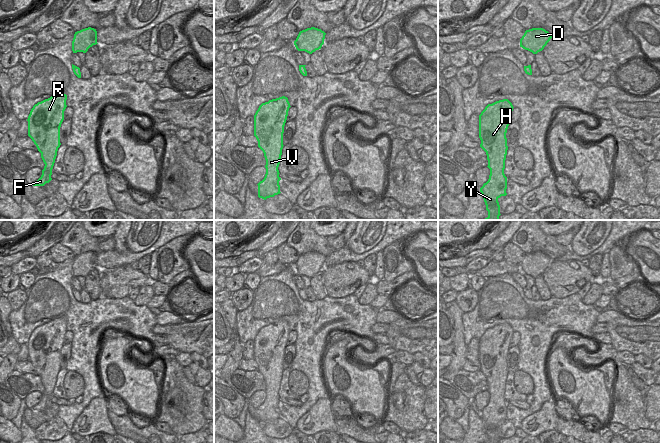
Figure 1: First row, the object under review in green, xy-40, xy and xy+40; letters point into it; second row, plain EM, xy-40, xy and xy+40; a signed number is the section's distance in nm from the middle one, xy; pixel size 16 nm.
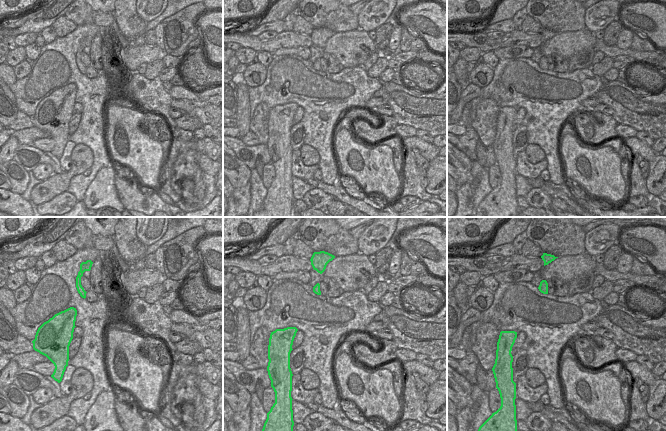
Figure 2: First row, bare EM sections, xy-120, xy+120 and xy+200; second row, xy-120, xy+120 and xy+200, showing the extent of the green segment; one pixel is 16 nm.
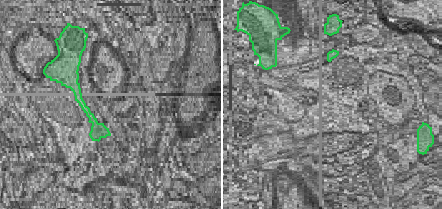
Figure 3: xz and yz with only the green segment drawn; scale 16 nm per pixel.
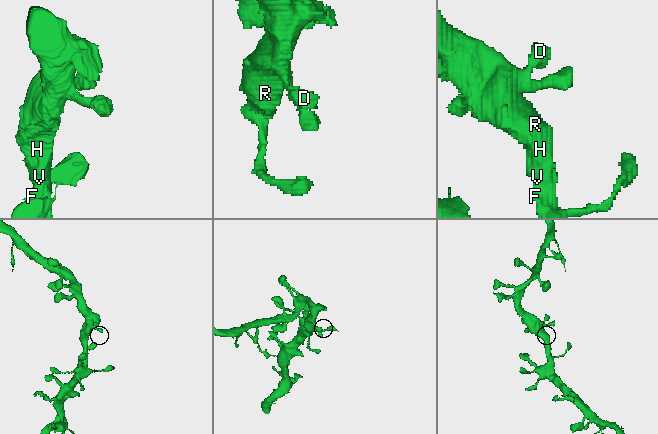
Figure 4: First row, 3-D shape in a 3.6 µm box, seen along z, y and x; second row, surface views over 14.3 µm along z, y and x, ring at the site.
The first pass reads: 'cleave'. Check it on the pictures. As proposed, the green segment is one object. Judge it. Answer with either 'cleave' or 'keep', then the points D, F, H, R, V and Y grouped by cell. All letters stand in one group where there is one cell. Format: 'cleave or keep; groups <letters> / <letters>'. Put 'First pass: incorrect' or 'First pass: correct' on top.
First pass: incorrect
keep; groups D F H R V Y

